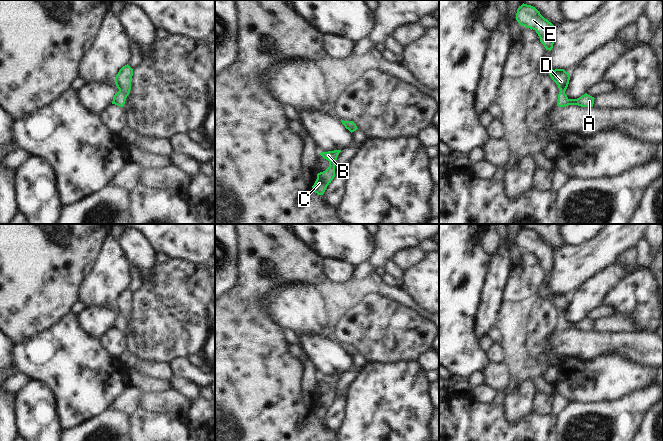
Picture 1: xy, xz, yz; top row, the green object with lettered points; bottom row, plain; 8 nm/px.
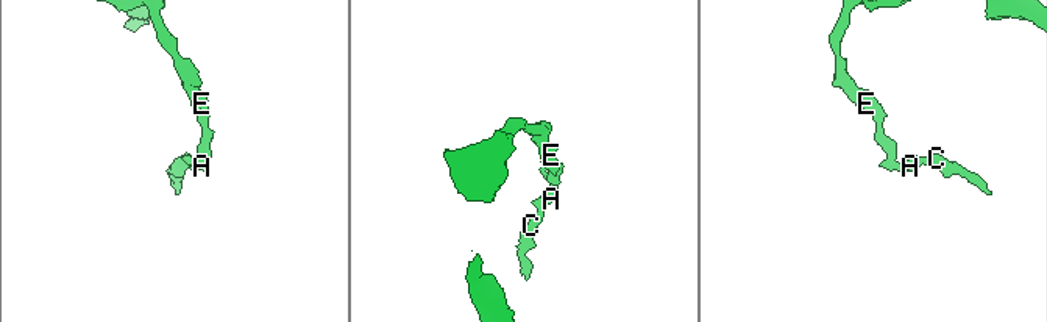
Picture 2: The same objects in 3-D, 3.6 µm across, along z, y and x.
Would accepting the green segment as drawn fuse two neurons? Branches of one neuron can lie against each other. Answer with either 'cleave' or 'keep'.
keep

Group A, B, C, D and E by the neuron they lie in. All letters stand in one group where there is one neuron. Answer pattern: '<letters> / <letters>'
A B C D E

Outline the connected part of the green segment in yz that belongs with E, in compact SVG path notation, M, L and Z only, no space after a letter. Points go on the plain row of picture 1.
M523 227L517 233L516 244L520 249L535 254L546 274L552 274L555 264L554 249L535 231Z

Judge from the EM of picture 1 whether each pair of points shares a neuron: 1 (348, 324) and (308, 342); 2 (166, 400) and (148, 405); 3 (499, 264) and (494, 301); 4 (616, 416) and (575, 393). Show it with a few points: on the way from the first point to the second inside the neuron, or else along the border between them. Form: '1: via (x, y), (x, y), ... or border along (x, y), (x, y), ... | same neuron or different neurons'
1: border along (332, 338), (340, 344) | different neurons
2: via (162, 402), (152, 402) | same neuron
3: via (498, 273), (494, 292) | same neuron
4: border along (615, 399), (599, 402), (571, 403) | different neurons

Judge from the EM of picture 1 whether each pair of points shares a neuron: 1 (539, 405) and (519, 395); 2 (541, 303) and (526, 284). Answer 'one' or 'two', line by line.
1: two
2: two

